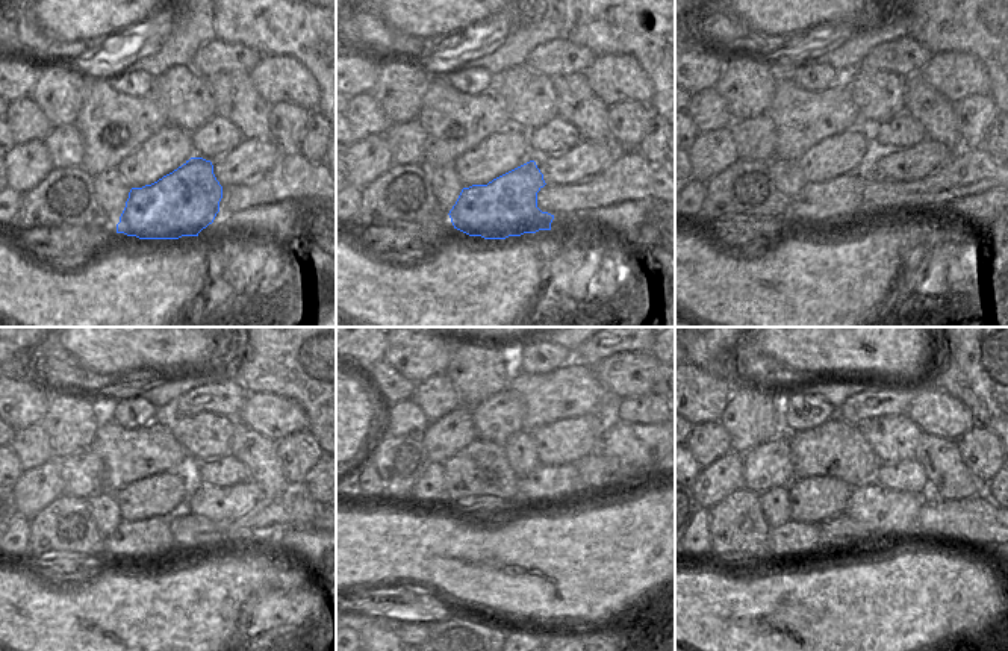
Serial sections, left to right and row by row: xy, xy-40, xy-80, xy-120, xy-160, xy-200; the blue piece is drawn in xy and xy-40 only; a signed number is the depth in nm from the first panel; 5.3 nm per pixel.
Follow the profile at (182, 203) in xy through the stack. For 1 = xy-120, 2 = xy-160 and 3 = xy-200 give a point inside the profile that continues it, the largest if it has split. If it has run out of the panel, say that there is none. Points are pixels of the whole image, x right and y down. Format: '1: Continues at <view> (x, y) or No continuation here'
1: Continues at xy-120 (149, 541)
2: Continues at xy-160 (463, 539)
3: Continues at xy-200 (793, 538).

